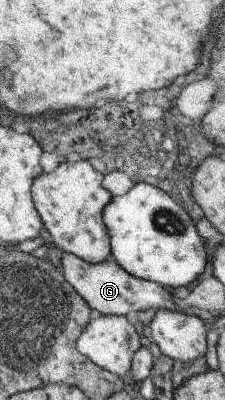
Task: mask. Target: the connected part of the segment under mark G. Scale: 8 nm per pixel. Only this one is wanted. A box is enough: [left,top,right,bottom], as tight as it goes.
[60,253,175,316]

